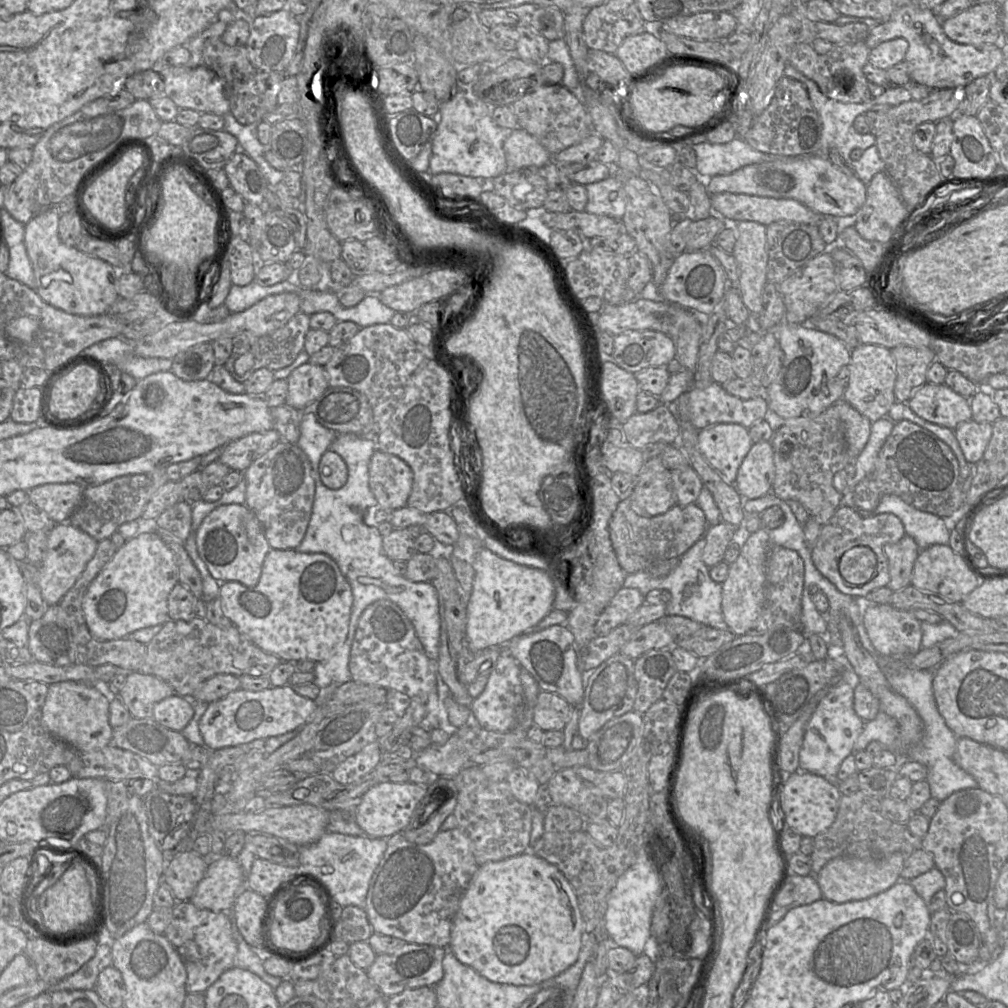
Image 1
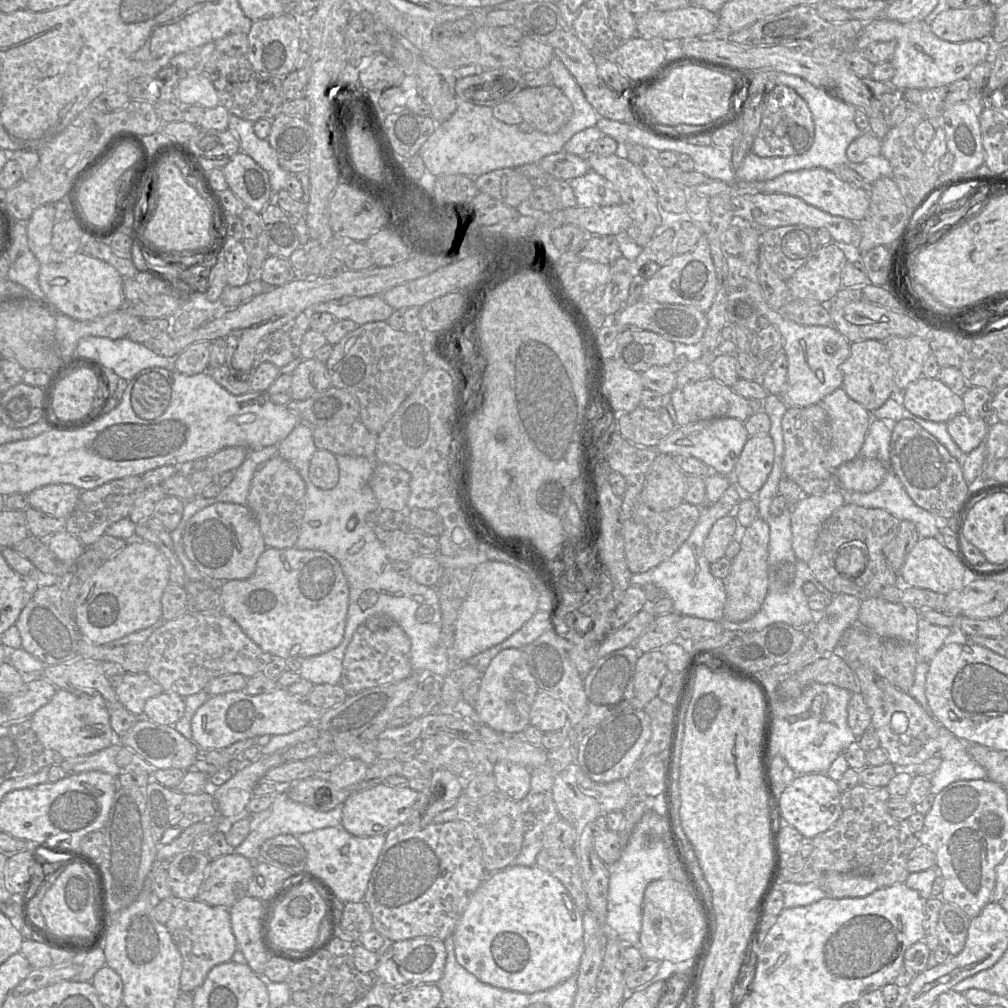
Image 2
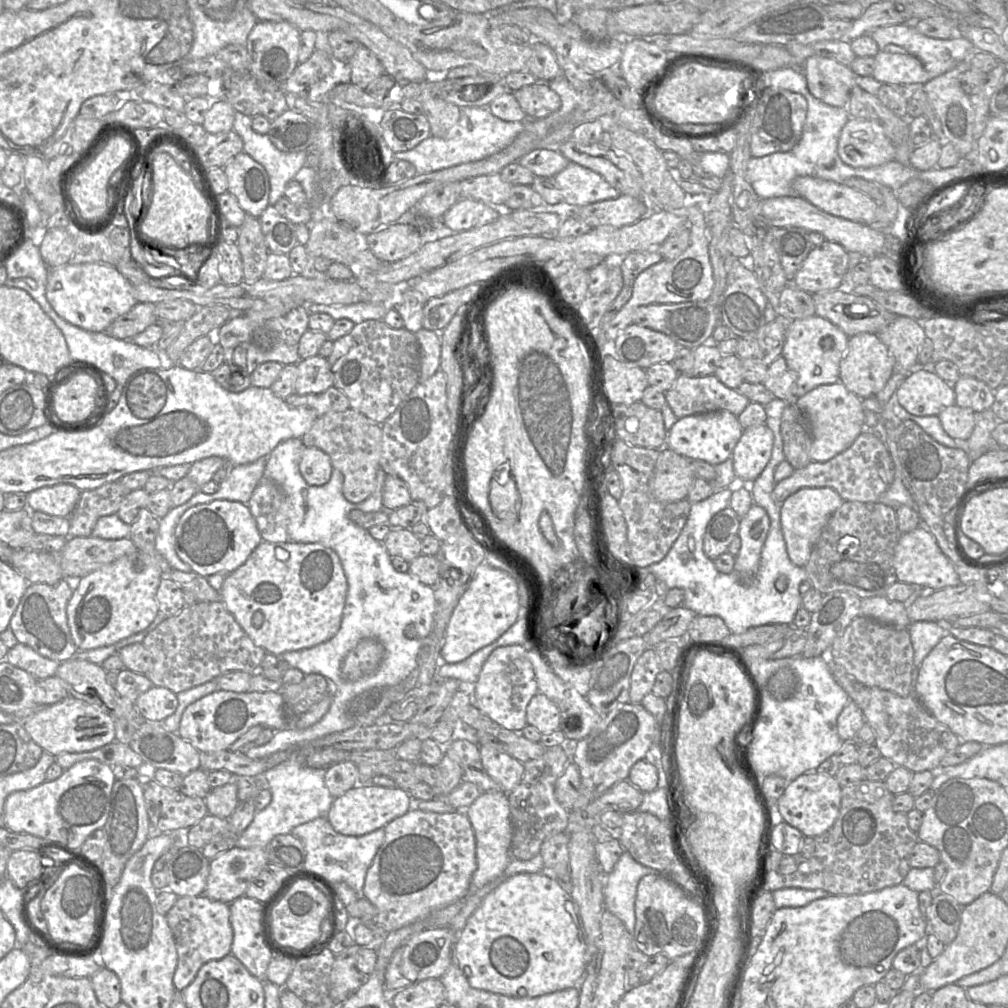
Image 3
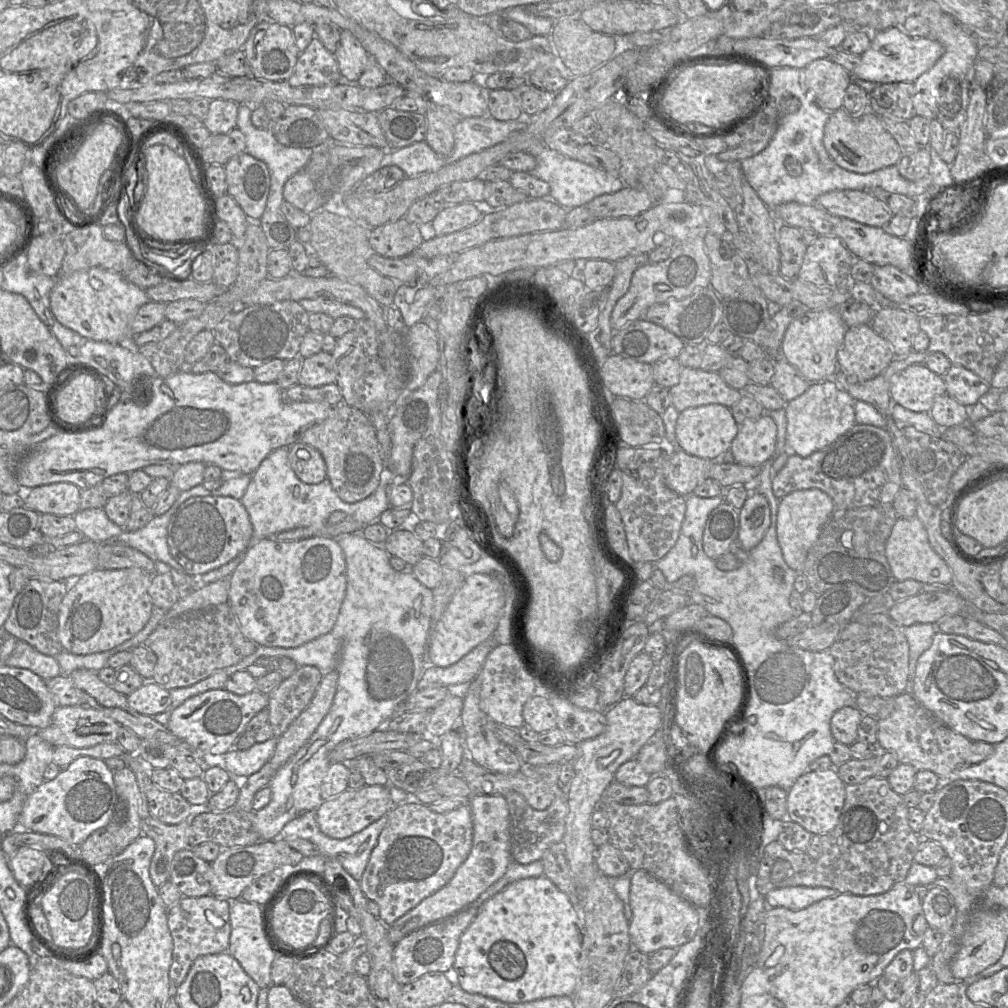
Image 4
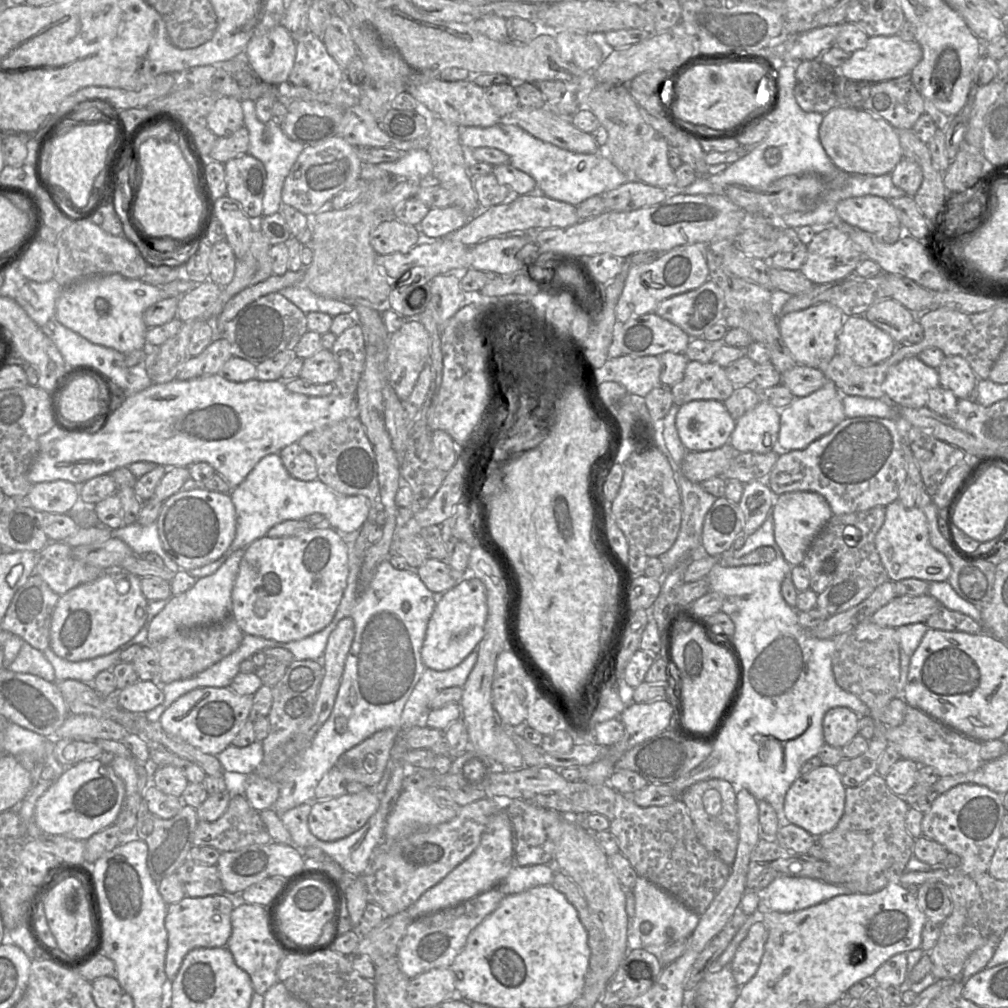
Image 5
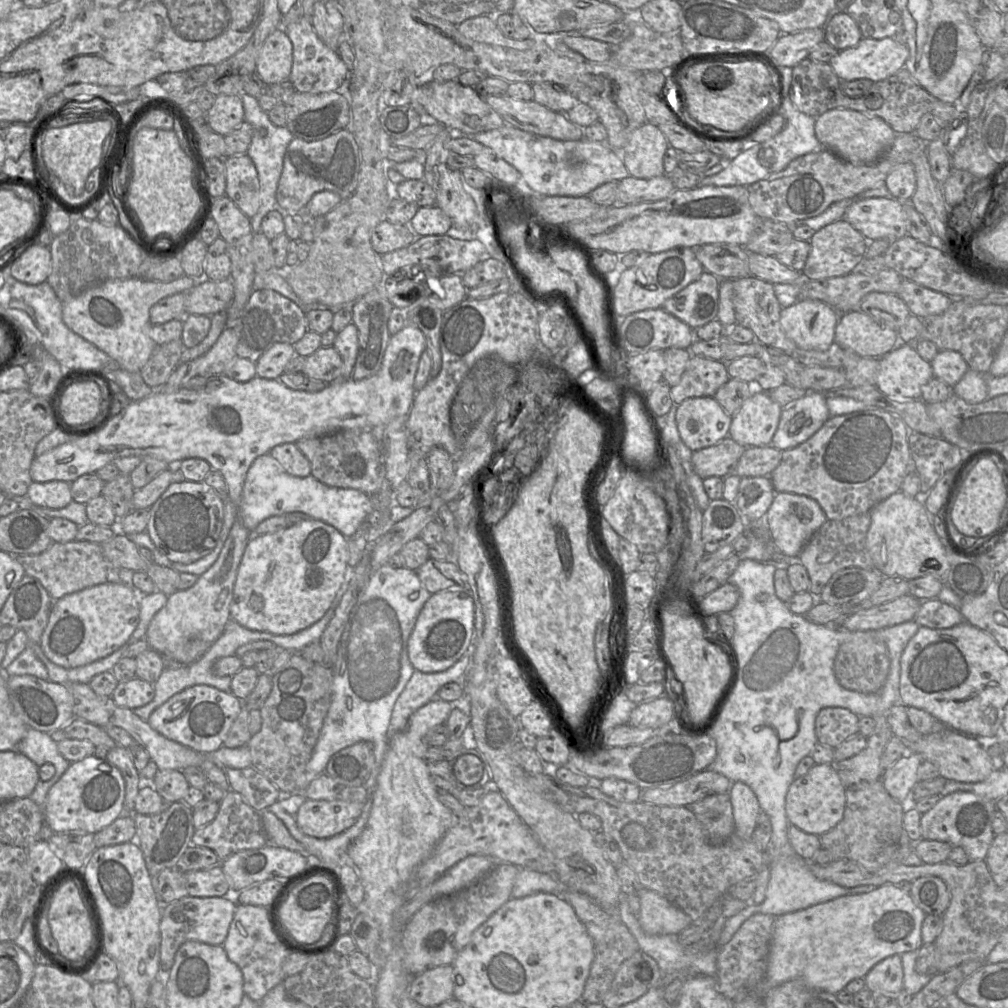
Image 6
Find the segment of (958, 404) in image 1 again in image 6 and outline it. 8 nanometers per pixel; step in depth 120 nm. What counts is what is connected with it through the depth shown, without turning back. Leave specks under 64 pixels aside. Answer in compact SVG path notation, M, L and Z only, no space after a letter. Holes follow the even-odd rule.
M899 343L878 359L875 386L895 400L921 399L921 386L934 377L930 362L924 360L911 343Z

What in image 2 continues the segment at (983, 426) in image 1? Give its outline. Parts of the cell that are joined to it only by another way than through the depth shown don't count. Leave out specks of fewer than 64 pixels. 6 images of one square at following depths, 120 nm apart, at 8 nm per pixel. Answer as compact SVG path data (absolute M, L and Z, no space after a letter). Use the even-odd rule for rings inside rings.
M965 413L956 415L946 423L950 436L966 454L985 441L990 427L989 421L971 418Z

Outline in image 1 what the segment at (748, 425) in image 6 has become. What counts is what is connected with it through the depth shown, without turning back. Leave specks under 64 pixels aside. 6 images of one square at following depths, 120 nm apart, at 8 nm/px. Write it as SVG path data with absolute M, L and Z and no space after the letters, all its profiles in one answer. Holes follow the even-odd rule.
M770 441L753 443L737 471L735 487L747 499L772 491L775 477L774 453Z

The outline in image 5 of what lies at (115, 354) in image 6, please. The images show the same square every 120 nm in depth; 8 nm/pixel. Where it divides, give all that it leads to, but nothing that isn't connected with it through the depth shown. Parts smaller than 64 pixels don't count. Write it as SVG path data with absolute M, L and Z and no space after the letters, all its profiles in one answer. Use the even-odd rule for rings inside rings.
M119 274L89 277L62 289L56 302L56 318L90 342L127 354L147 349L148 327L143 314L151 305L168 297L161 286L140 279L127 279Z

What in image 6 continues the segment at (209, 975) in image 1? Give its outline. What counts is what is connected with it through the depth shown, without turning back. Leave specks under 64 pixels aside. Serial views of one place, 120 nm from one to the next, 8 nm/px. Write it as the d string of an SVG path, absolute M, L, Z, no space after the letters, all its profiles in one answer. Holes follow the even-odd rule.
M186 896L162 906L160 921L160 963L162 974L167 976L177 950L187 941L209 945L222 945L227 937L237 905L224 897Z

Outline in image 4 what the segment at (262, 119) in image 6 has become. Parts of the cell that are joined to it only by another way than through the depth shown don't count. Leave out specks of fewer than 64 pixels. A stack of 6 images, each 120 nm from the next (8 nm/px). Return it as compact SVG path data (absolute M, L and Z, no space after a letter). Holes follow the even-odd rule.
M249 104L238 105L237 125L245 137L245 152L250 156L264 162L270 174L270 188L266 202L266 209L272 212L281 212L283 199L283 188L286 181L301 171L310 161L313 154L311 148L293 148L280 144L273 136L270 129L258 129L251 122L253 106Z

